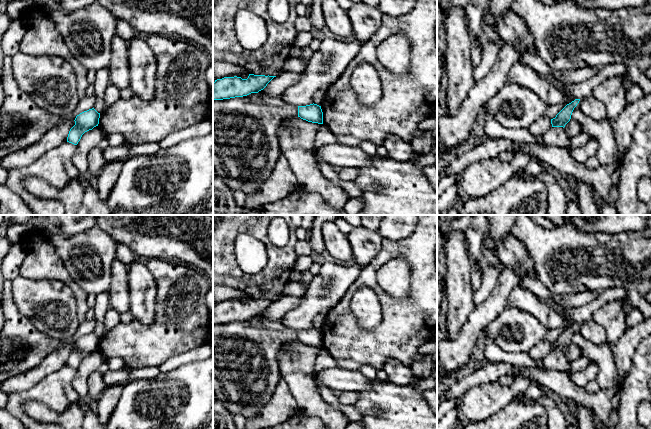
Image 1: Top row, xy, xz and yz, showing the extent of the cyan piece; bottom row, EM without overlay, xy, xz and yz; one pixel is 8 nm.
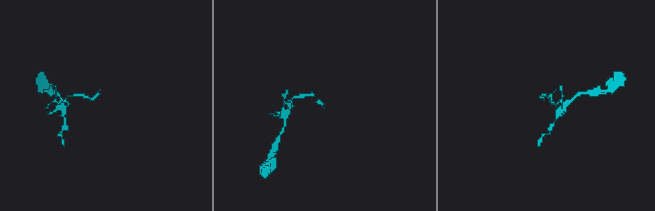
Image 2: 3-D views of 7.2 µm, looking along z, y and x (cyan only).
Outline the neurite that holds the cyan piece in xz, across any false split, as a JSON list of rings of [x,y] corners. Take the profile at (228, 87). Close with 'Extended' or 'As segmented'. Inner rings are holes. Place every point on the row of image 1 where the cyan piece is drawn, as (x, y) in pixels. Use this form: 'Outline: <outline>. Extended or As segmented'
Outline: [[[249,74],[247,79],[241,77],[224,77],[213,83],[213,100],[223,100],[258,93],[276,76]]]. As segmented

